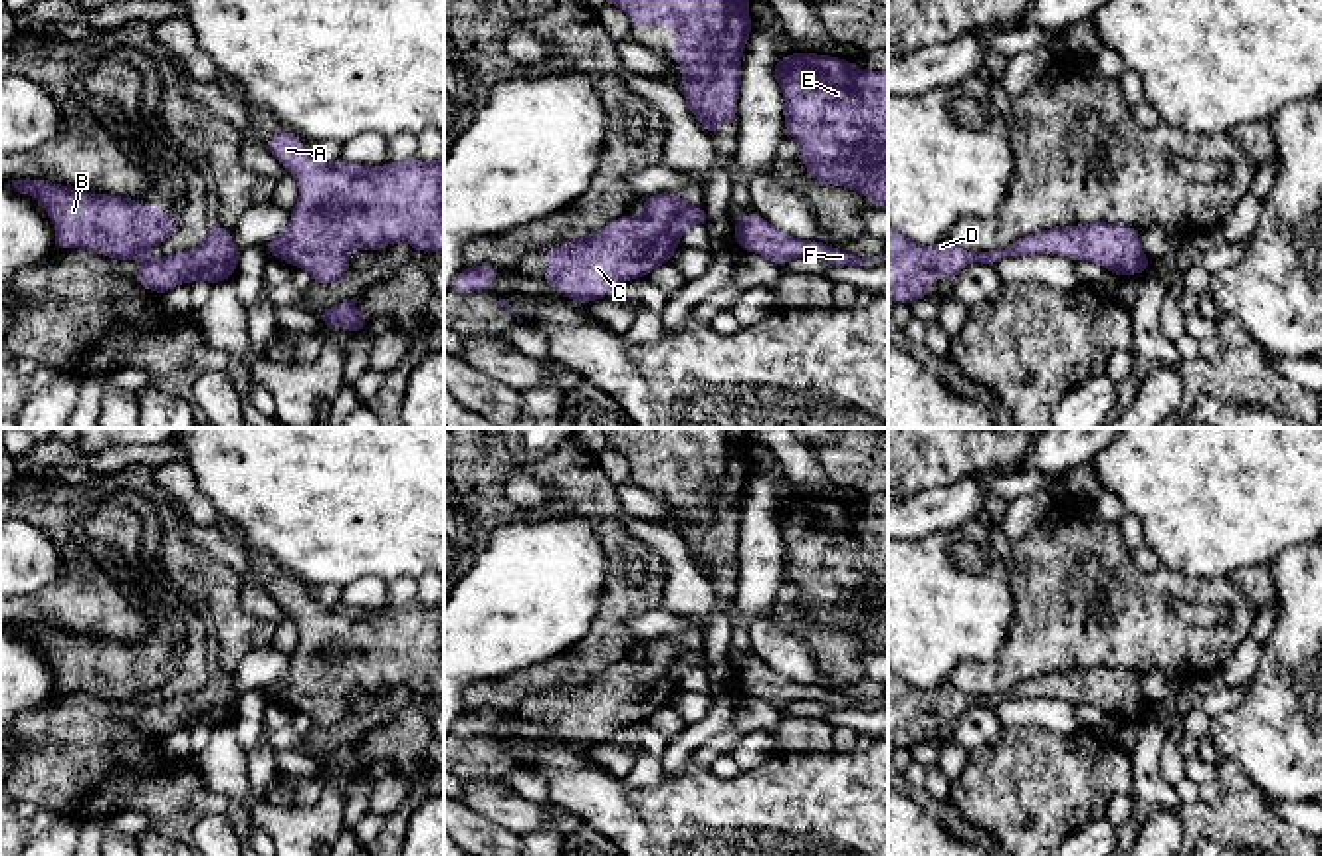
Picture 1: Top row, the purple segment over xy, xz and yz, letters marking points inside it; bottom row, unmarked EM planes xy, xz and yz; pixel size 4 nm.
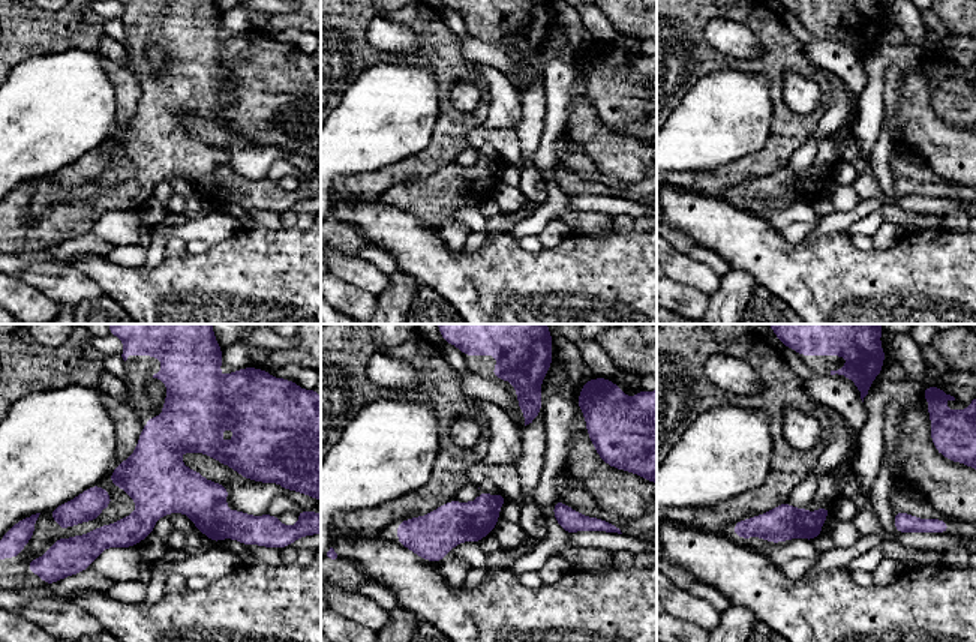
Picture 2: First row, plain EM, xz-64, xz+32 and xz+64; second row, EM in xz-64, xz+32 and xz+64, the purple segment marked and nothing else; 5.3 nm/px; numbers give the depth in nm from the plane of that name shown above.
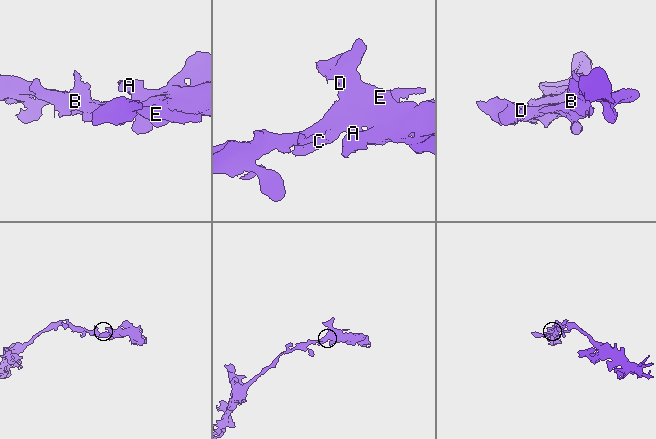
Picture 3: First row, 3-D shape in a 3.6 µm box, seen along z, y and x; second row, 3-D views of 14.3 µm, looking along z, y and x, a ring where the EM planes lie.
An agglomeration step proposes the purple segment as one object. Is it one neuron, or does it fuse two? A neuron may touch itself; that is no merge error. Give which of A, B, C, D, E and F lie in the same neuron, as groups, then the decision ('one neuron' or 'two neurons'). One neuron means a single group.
A B C D E F | one neuron

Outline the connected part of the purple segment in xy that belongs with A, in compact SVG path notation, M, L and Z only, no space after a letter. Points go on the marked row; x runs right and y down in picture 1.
M287 129L274 135L266 149L295 176L299 200L287 230L262 246L270 256L305 269L315 285L335 283L351 271L347 256L355 246L375 256L381 246L394 242L408 242L420 252L444 250L444 155L434 164L422 164L416 157L385 166L359 166L341 159L325 164Z

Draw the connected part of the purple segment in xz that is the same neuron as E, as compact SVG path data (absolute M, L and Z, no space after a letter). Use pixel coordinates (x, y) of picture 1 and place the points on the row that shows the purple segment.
M799 50L777 59L771 75L785 97L785 131L799 145L809 178L858 190L888 210L888 69L862 71L840 57Z

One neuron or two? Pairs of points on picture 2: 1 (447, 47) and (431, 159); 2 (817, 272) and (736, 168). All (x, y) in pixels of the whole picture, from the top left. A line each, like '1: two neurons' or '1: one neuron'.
1: one neuron
2: two neurons

